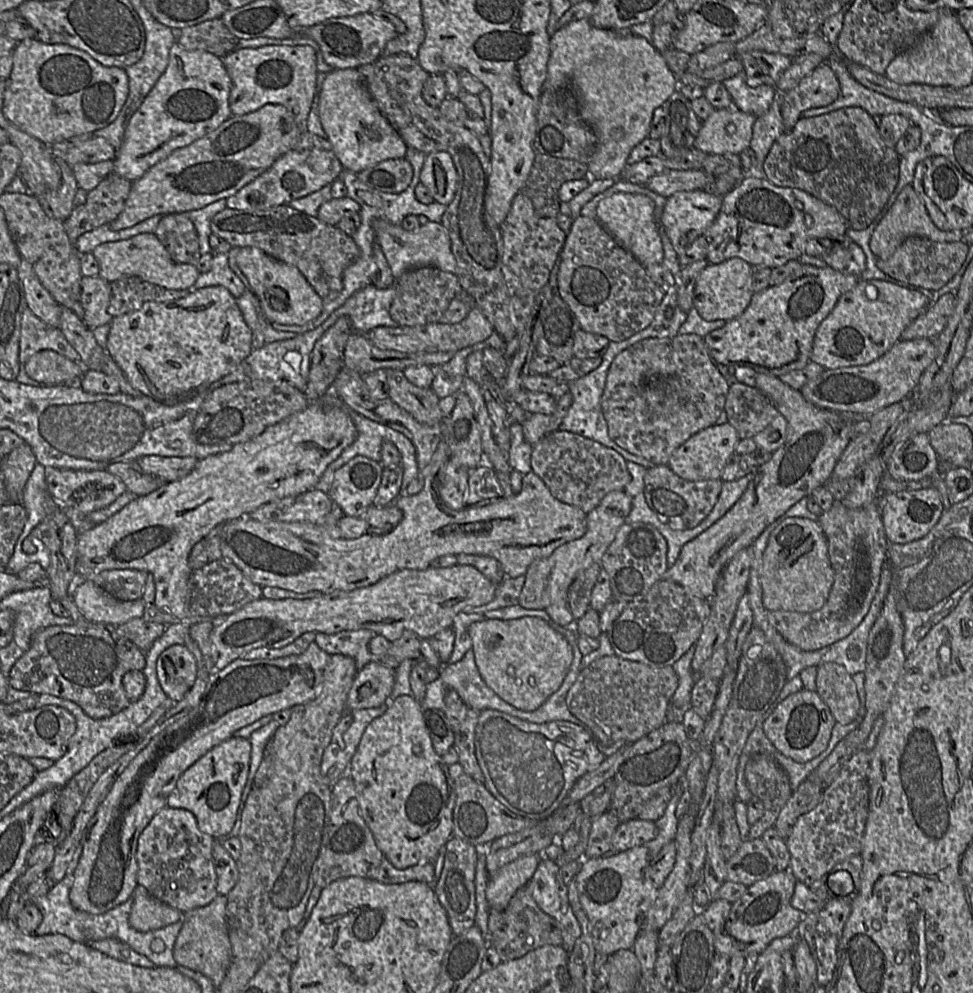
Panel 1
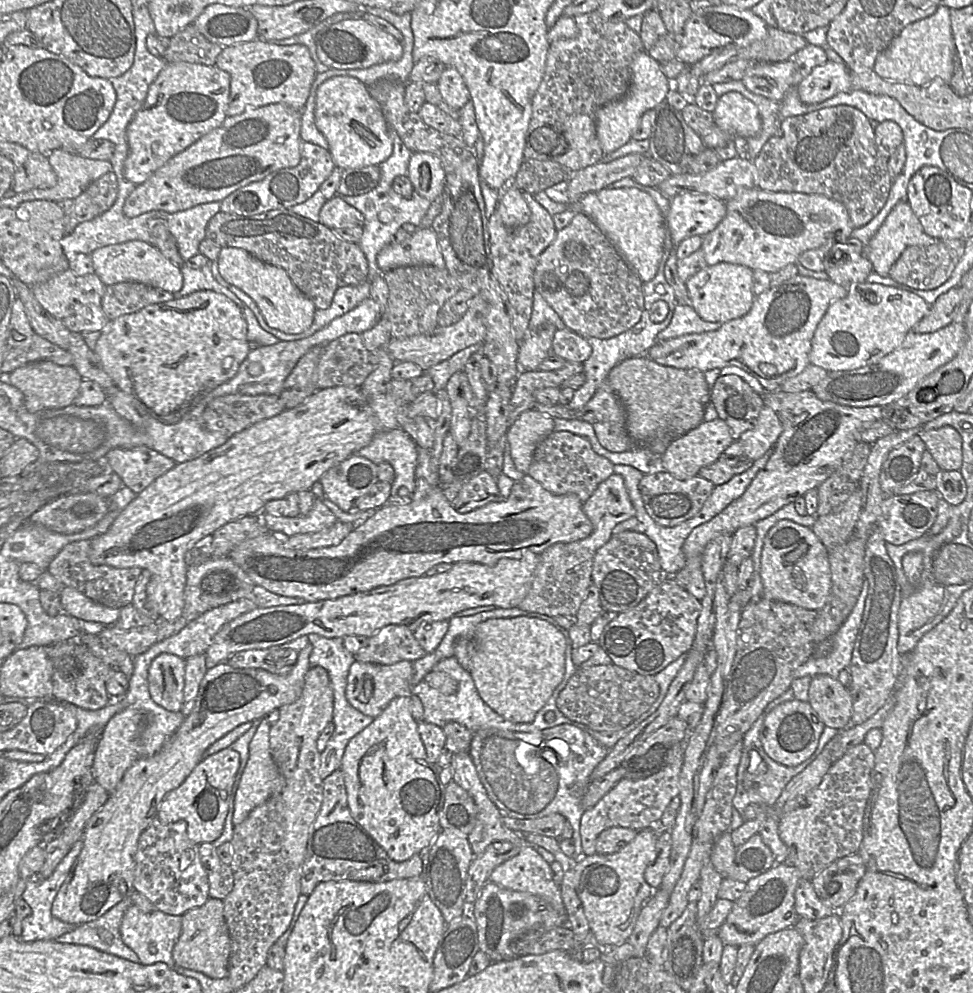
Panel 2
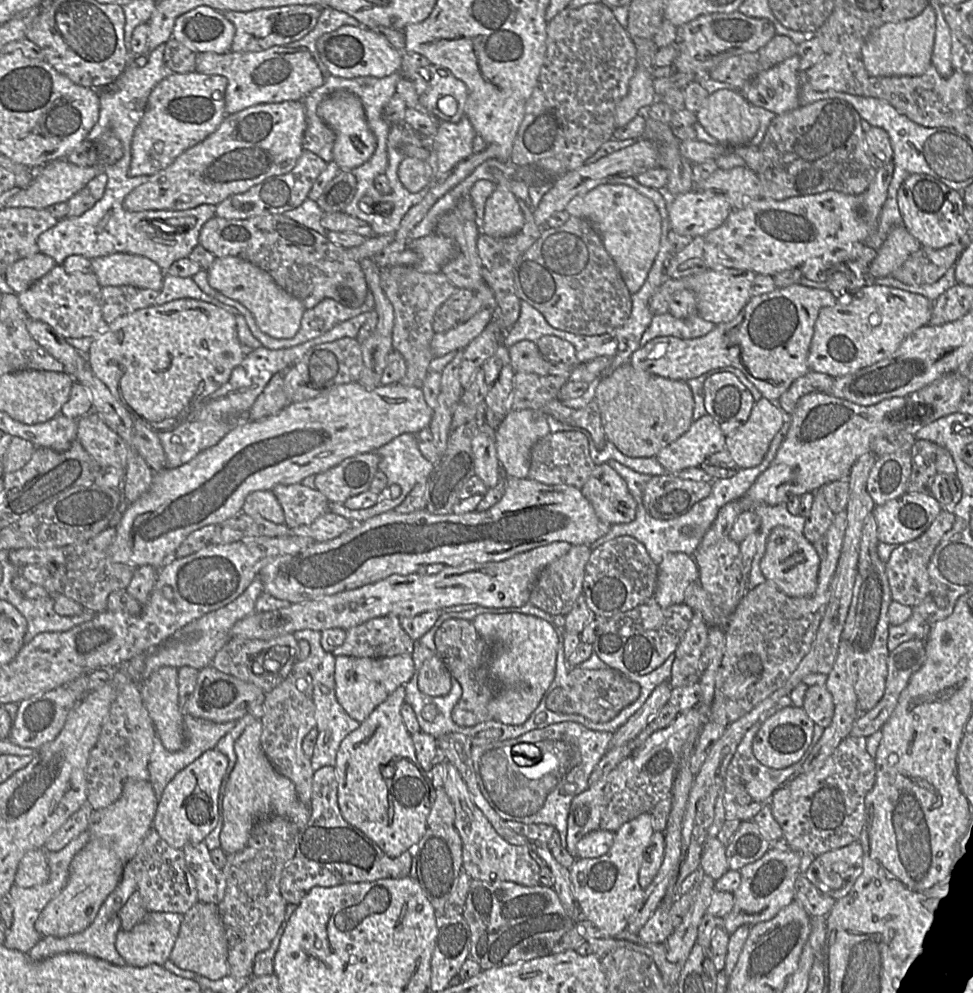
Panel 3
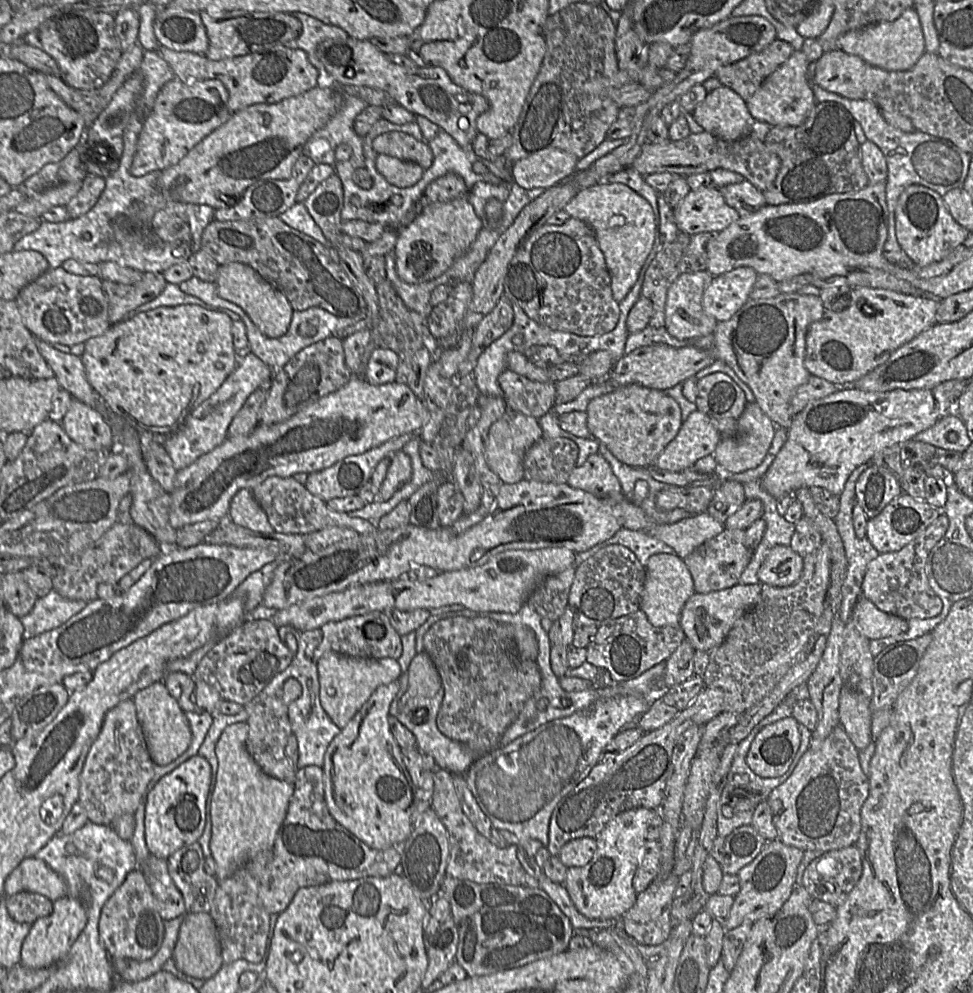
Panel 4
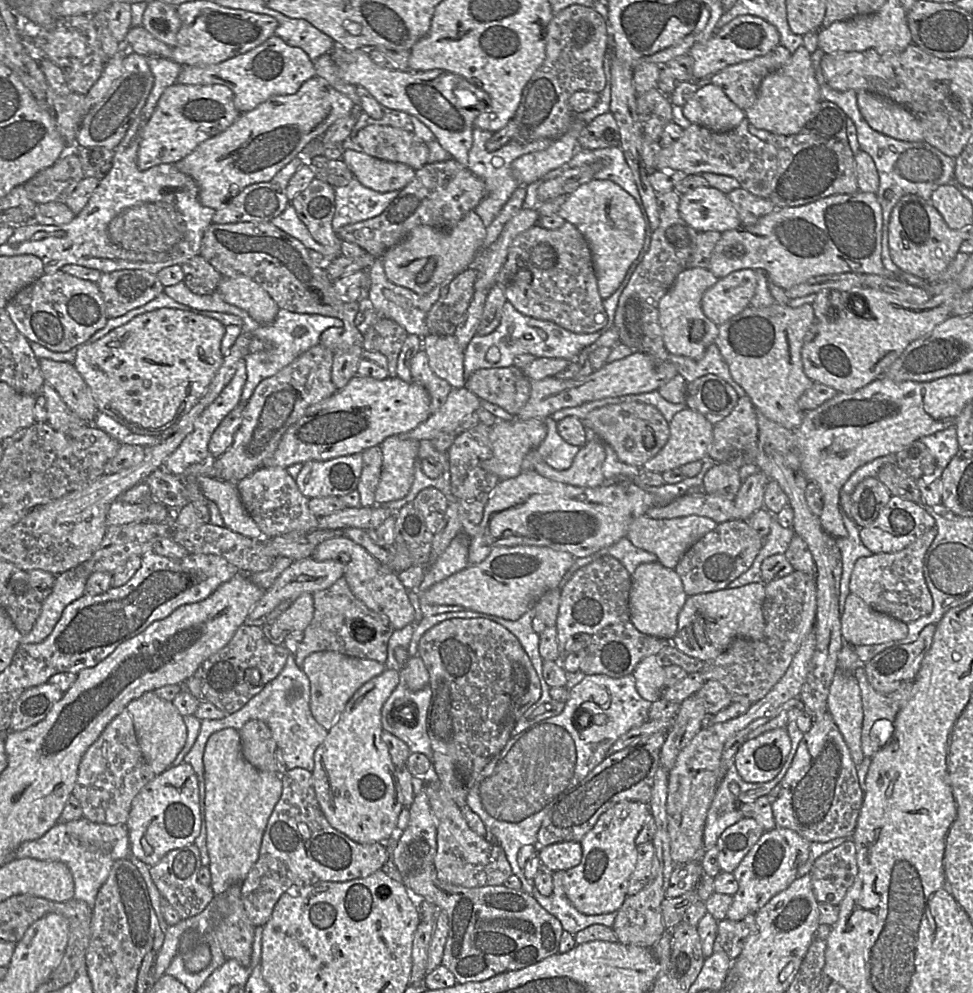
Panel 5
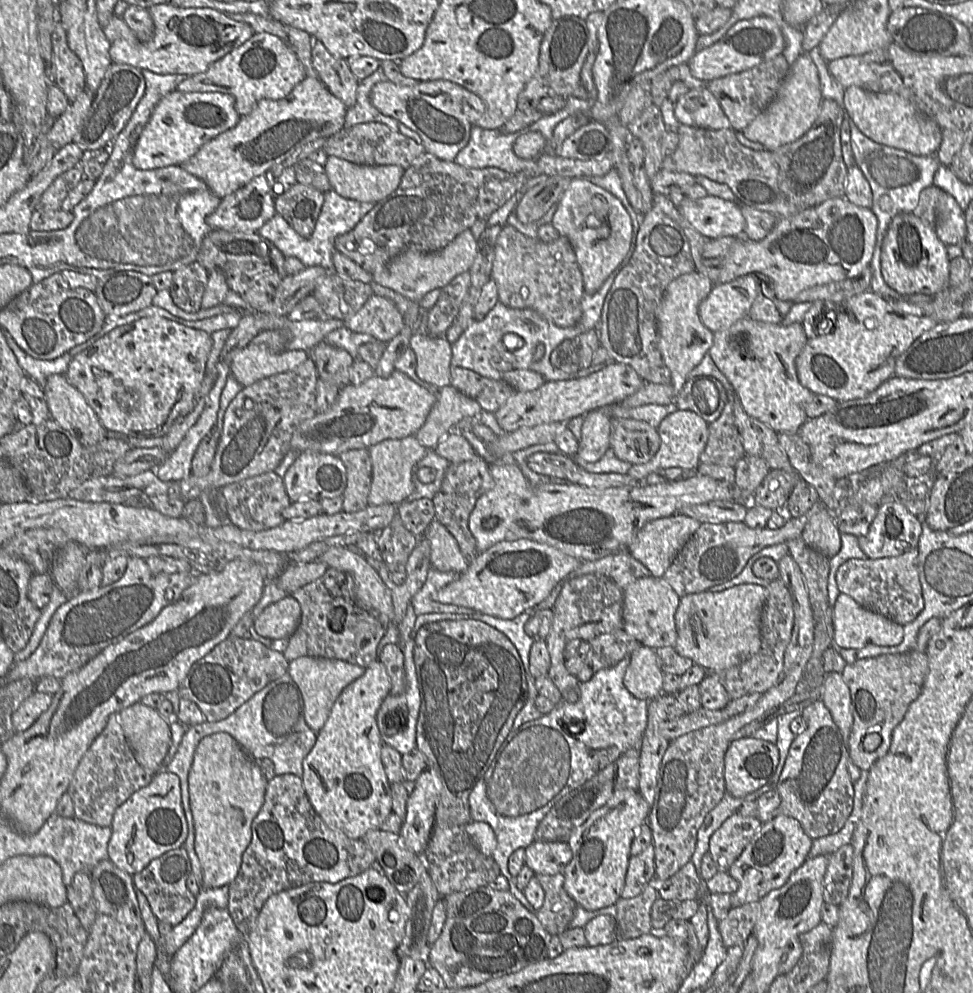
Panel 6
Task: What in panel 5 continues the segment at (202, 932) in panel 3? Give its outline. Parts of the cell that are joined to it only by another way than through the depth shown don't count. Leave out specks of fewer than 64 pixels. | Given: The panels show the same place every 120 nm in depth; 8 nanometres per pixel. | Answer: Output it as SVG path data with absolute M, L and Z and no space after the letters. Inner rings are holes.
M187 930L181 936L179 954L183 956L187 971L197 973L205 969L211 962L211 948L206 940L206 934Z

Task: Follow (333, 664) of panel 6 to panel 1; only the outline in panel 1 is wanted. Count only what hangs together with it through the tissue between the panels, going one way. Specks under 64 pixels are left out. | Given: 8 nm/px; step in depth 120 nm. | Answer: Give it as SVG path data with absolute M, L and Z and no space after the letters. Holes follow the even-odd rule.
M370 661L360 669L348 693L345 713L379 707L390 699L395 683L395 669Z

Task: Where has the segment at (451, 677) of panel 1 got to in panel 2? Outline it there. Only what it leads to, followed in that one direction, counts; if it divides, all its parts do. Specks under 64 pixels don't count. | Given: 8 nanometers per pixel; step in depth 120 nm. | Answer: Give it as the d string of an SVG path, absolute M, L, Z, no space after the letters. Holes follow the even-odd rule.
M454 656L440 660L433 667L433 670L449 674L457 681L458 689L454 694L445 695L440 693L438 690L431 688L425 680L422 680L414 686L411 694L418 696L423 704L423 721L435 724L442 728L448 722L457 722L472 733L483 729L498 729L511 732L528 733L528 728L531 728L531 725L516 725L507 722L509 720L496 713L481 699L470 672L465 670Z

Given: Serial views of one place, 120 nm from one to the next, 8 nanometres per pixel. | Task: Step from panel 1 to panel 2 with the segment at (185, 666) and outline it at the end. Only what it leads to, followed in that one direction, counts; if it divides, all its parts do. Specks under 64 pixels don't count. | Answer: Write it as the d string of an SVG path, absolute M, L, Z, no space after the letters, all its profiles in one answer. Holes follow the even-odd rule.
M169 653L158 655L148 669L148 691L152 700L168 711L182 711L185 660Z

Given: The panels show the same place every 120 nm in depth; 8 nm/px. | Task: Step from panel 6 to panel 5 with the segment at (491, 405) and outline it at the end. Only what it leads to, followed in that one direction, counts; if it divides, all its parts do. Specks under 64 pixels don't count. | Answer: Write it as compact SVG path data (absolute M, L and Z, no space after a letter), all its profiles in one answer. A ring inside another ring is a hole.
M509 366L477 370L466 378L465 388L516 416L530 397L531 383L522 369Z

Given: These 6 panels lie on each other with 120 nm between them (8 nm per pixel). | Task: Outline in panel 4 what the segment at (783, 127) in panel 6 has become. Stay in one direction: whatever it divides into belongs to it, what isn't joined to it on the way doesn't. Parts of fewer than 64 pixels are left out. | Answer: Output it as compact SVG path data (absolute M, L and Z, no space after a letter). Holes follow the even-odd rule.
M794 50L789 59L764 80L752 97L746 101L746 106L754 120L765 122L771 127L797 127L806 120L817 104L807 79L809 63L801 50Z

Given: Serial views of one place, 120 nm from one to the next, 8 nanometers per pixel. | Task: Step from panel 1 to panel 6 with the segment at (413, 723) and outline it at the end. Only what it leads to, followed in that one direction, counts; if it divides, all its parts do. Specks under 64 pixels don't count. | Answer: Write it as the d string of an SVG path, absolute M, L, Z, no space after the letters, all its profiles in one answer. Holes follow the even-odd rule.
M378 660L371 662L365 672L339 694L324 726L317 732L314 746L302 762L301 780L313 809L328 827L351 839L361 839L368 831L380 830L381 824L392 813L391 783L381 761L382 740L376 721L376 713L390 688L385 666Z

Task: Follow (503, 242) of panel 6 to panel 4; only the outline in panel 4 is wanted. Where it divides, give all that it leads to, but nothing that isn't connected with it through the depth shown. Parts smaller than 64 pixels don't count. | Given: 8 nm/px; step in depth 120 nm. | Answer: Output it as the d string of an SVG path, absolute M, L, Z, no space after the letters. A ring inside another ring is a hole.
M572 217L562 225L541 226L523 242L507 268L504 294L539 324L578 336L608 333L619 320L619 302L613 298L611 277L596 235L587 223Z

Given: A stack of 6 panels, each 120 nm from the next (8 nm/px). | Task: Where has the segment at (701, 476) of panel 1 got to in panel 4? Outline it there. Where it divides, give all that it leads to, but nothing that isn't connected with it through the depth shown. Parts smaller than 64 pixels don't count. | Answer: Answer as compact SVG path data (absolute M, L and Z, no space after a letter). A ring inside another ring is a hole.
M696 410L683 421L675 438L652 465L670 472L682 472L698 459L712 455L721 437L711 418Z

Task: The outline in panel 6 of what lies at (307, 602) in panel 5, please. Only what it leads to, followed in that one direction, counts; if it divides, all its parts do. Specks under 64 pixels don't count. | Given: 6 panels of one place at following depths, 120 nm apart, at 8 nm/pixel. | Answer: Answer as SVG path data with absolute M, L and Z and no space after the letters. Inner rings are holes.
M288 595L267 606L253 621L255 631L271 640L288 639L301 620L299 602Z

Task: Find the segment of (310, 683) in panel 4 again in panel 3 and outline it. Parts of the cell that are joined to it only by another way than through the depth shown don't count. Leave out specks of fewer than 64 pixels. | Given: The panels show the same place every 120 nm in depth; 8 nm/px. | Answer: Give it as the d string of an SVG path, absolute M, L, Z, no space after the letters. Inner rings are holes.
M304 629L292 634L298 641L305 640L310 645L310 653L307 658L297 661L291 670L291 674L307 674L311 677L313 685L313 702L315 705L315 728L318 731L315 747L310 756L313 770L323 766L334 766L336 754L342 740L360 726L360 722L351 718L338 703L335 695L335 660L332 652L325 651L321 646L321 632Z

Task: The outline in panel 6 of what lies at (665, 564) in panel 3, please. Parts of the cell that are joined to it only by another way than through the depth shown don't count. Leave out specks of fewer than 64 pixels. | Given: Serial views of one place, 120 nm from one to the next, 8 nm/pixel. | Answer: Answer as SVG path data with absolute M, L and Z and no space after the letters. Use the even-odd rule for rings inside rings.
M648 576L632 582L624 590L623 630L635 638L642 646L652 649L672 646L677 640L675 613L680 597L662 577Z

